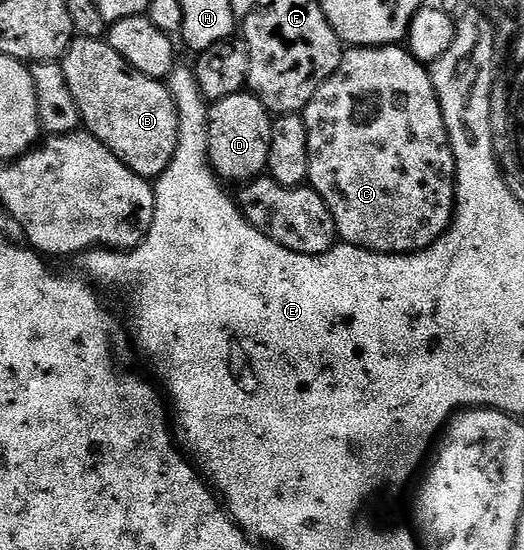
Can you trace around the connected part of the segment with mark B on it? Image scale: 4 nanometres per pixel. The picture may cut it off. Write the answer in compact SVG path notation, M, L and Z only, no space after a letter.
M76 38L67 48L61 60L65 81L69 81L69 89L73 92L73 101L77 101L77 109L83 118L82 126L101 145L111 150L121 162L142 179L152 181L158 179L161 173L173 161L179 142L179 118L177 105L171 96L170 86L166 82L145 77L145 73L137 73L103 39Z

